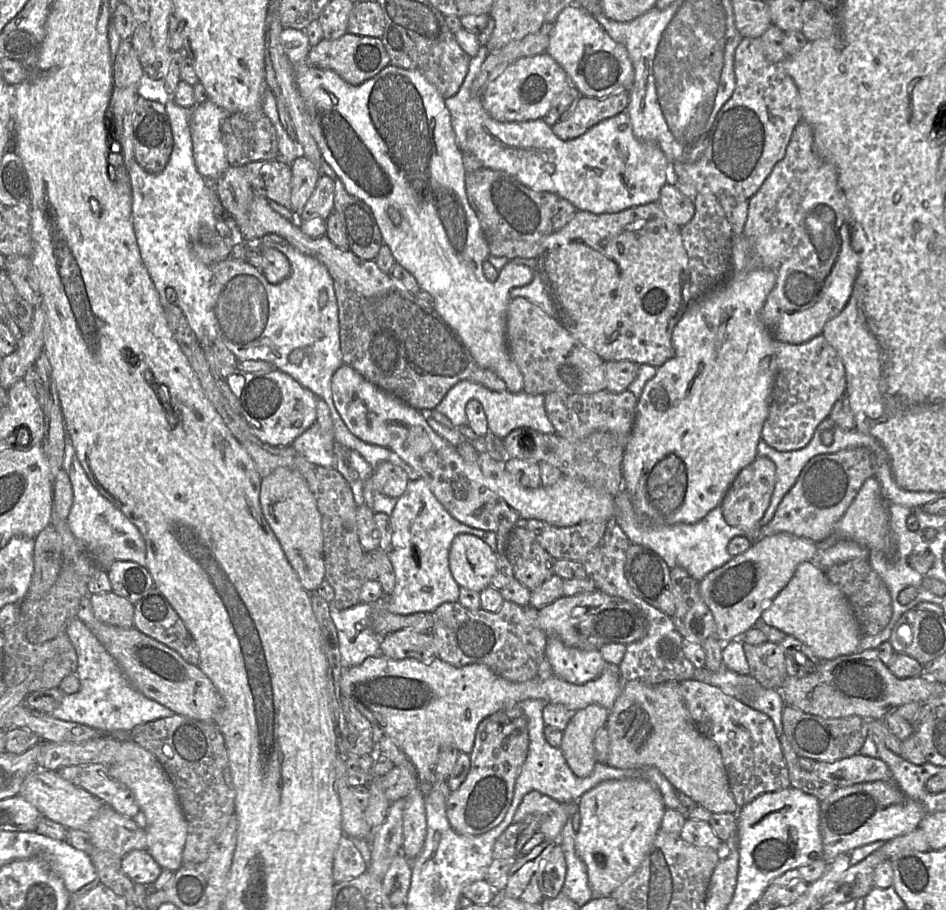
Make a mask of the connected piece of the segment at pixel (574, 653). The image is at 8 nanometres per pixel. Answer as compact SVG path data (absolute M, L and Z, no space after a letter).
M548 636L545 657L554 676L576 685L594 680L609 666L616 666L607 663L599 650L570 647L555 636Z

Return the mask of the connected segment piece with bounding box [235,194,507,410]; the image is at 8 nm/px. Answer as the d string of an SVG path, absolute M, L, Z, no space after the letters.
M260 194L253 198L245 219L235 223L240 237L246 241L276 234L327 267L337 297L343 362L381 389L418 410L435 409L459 381L472 381L493 391L507 390L503 379L475 362L432 306L419 301L415 294L383 272L375 260L363 260L349 249L340 249L325 235L319 238L305 235L299 223L275 212L269 200Z

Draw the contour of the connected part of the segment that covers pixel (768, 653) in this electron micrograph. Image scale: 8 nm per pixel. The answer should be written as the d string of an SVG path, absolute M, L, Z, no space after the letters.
M765 641L752 645L743 643L749 672L764 688L778 690L788 677L785 668L785 653L779 643Z

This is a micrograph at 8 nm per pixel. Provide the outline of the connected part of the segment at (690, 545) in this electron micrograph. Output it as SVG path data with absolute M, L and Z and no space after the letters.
M624 487L614 497L614 522L622 528L631 543L653 550L670 569L681 567L697 581L730 561L732 556L727 550L728 543L736 536L745 535L743 530L727 524L720 505L697 523L652 526L640 519Z

